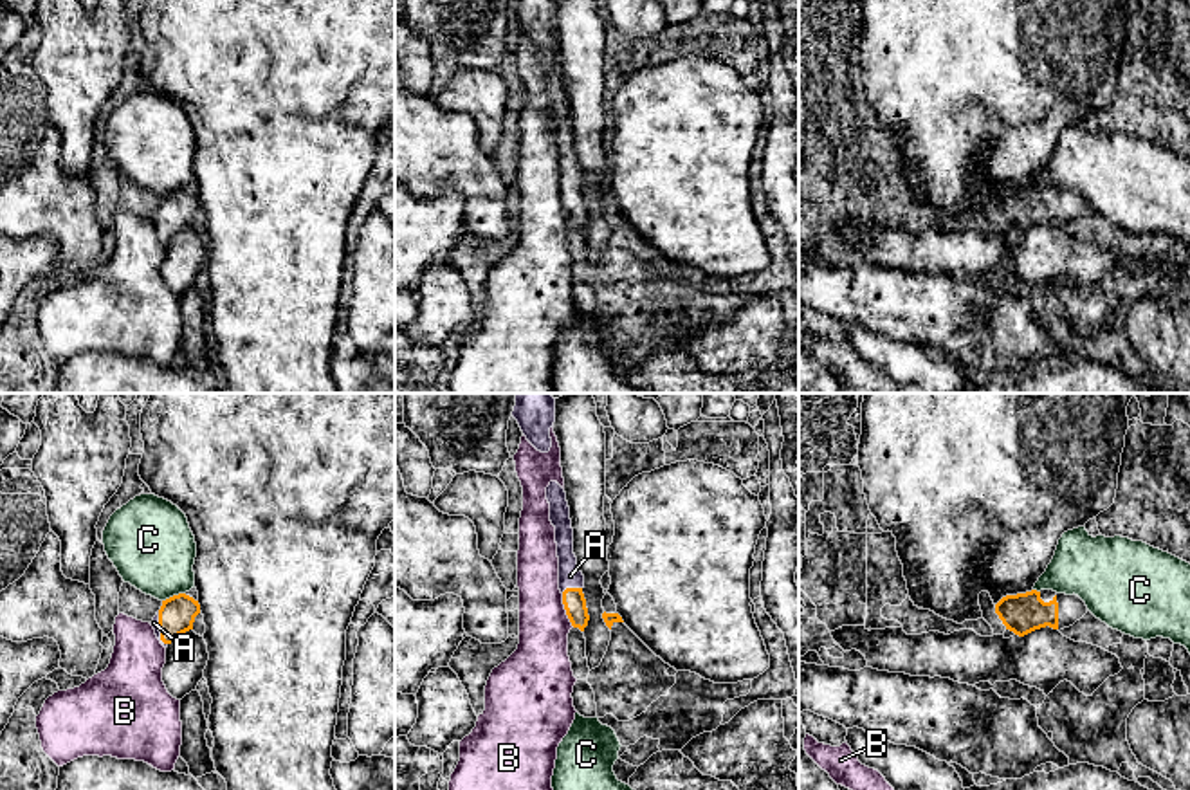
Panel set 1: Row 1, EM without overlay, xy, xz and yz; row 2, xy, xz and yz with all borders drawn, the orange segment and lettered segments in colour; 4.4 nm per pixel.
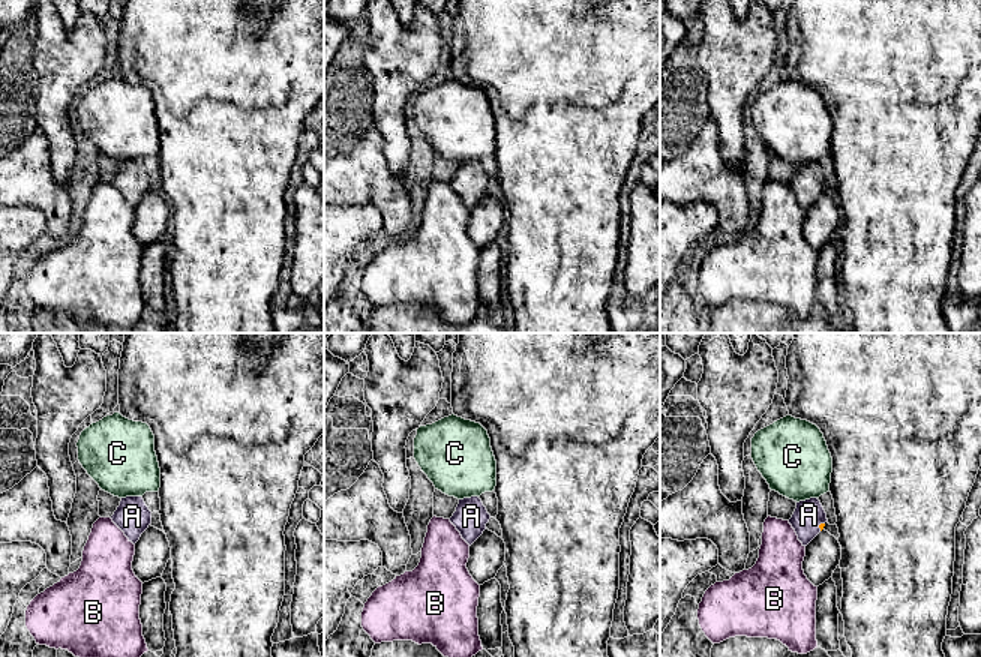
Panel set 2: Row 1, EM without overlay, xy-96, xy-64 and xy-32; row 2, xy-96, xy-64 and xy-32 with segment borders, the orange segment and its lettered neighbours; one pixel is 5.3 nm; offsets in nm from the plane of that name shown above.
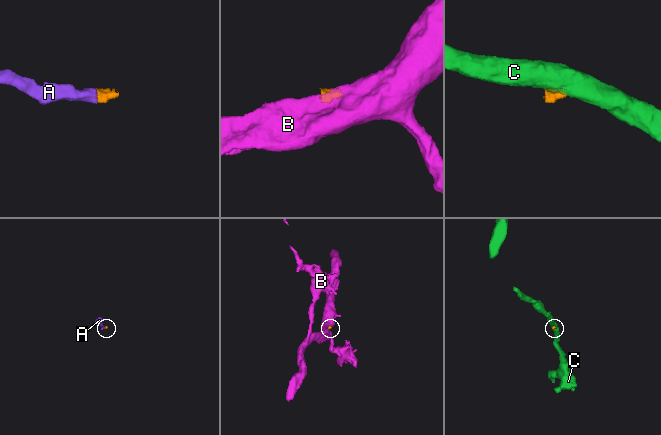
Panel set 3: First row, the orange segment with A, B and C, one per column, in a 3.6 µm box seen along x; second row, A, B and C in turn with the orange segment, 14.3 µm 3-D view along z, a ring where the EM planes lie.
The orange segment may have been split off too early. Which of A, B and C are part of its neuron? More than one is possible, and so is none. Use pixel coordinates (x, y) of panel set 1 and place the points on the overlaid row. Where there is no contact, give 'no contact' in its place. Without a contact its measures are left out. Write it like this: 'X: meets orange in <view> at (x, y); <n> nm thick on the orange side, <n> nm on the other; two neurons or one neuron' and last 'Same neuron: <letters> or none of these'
A: meets orange in xz at (570, 588); 100 nm thick on the orange side, 100 nm on the other; one neuron
B: meets orange in xz at (565, 608); 100 nm thick on the orange side, 240 nm on the other; two neurons
C: meets orange in xy at (173, 596); 160 nm thick on the orange side, 380 nm on the other; two neurons
Same neuron: A

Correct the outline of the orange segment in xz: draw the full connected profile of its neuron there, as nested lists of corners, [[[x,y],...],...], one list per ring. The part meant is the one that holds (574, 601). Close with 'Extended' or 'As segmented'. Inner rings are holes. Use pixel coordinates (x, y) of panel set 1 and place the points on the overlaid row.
[[[550,482],[546,487],[546,500],[550,503],[550,521],[555,527],[559,590],[563,593],[563,604],[572,626],[584,631],[590,615],[582,593],[584,575],[579,570],[577,557],[573,554],[573,528],[566,492],[557,482]]]. Extended

